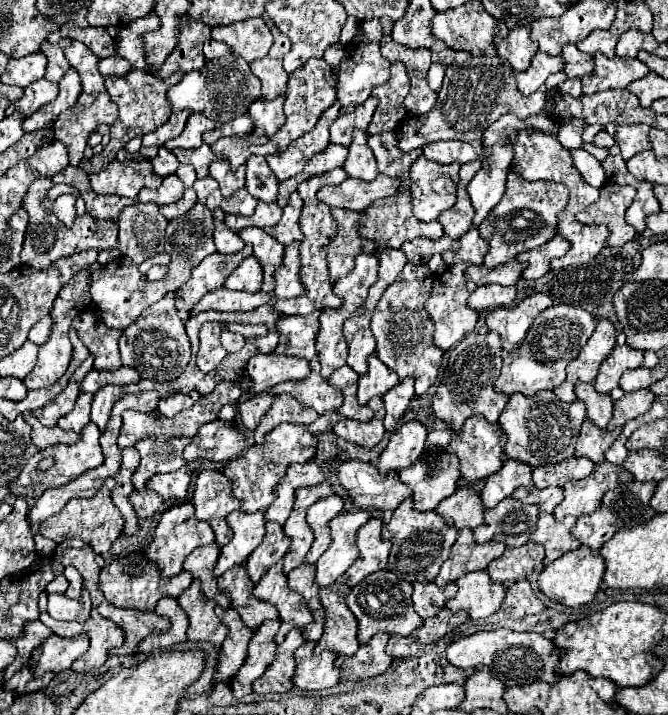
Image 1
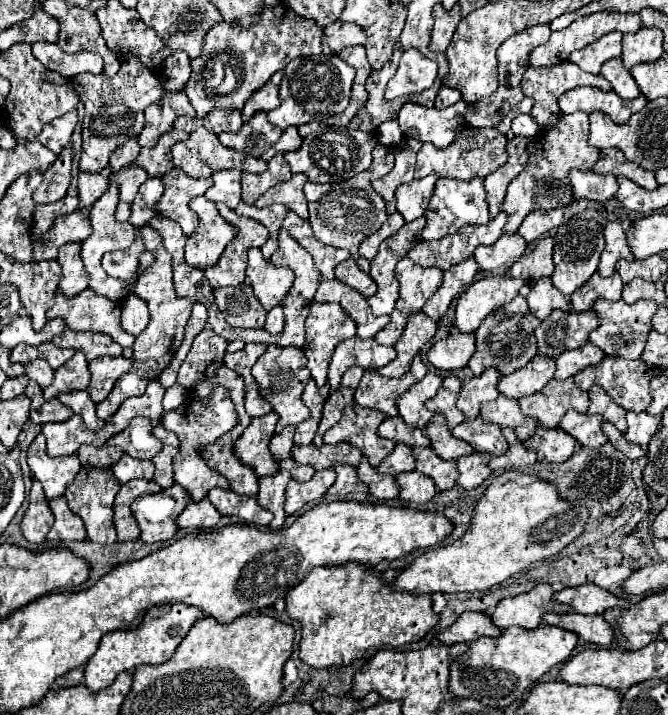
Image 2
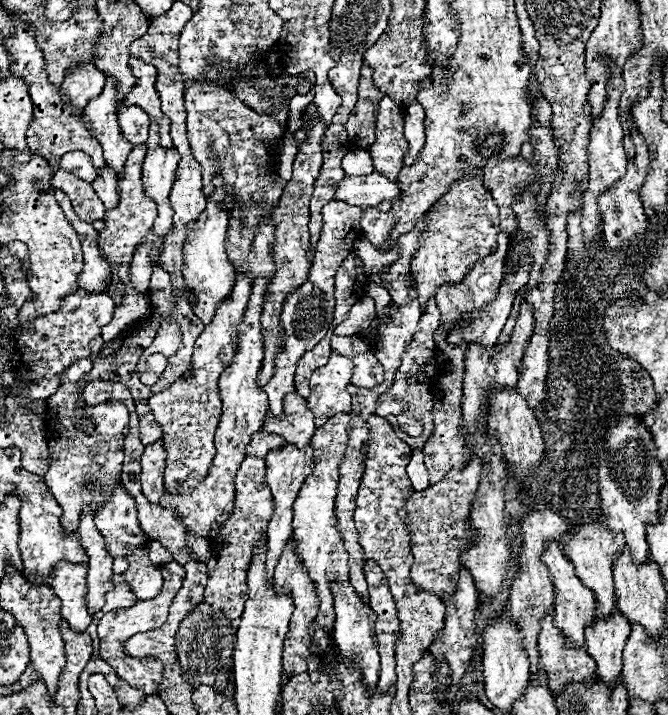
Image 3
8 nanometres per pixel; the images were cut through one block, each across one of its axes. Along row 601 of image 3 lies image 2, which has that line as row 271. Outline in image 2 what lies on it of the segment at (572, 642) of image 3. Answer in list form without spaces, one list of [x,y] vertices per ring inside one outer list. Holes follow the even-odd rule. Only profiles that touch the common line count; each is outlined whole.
[[[570,220],[562,224],[554,236],[556,270],[552,274],[552,284],[564,296],[570,296],[572,292],[576,292],[596,272],[602,250],[604,250],[604,234],[602,234],[602,226],[596,220]]]

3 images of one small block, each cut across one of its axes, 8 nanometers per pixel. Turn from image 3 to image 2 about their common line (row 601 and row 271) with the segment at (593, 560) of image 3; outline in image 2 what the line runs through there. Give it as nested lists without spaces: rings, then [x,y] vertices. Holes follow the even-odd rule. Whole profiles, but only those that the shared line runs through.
[[[616,220],[616,222],[610,222],[606,228],[604,228],[604,238],[606,238],[606,248],[600,256],[600,266],[598,266],[598,274],[600,276],[612,276],[614,274],[614,266],[620,258],[624,260],[634,260],[632,256],[632,250],[626,242],[626,234],[622,230],[622,224]]]

